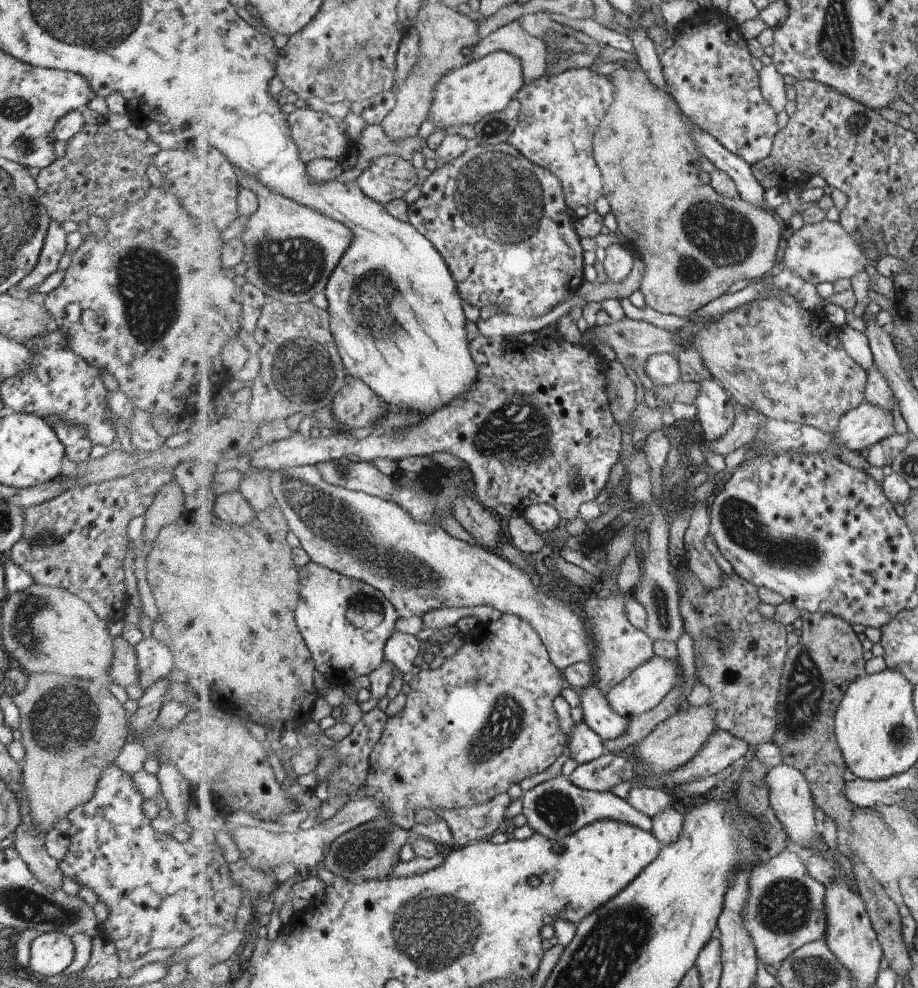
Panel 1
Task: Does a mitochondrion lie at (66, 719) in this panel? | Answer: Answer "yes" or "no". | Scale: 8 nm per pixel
yes

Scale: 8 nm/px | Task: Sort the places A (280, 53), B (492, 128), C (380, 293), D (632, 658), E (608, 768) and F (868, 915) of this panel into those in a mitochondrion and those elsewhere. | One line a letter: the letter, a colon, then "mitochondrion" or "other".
A: other
B: mitochondrion
C: mitochondrion
D: other
E: other
F: other

